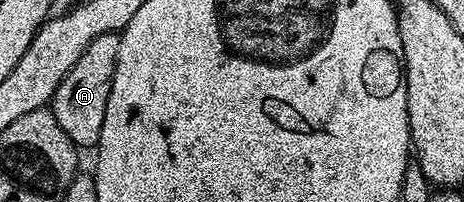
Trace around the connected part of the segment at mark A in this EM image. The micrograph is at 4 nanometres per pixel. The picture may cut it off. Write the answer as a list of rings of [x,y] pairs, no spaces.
[[[116,32],[99,34],[99,38],[95,38],[87,50],[83,50],[79,62],[71,66],[53,95],[51,111],[55,114],[55,122],[63,126],[63,134],[67,134],[78,149],[96,149],[99,134],[103,134],[103,114],[107,114],[107,98],[111,98],[111,82],[117,69],[120,41],[121,37]]]

